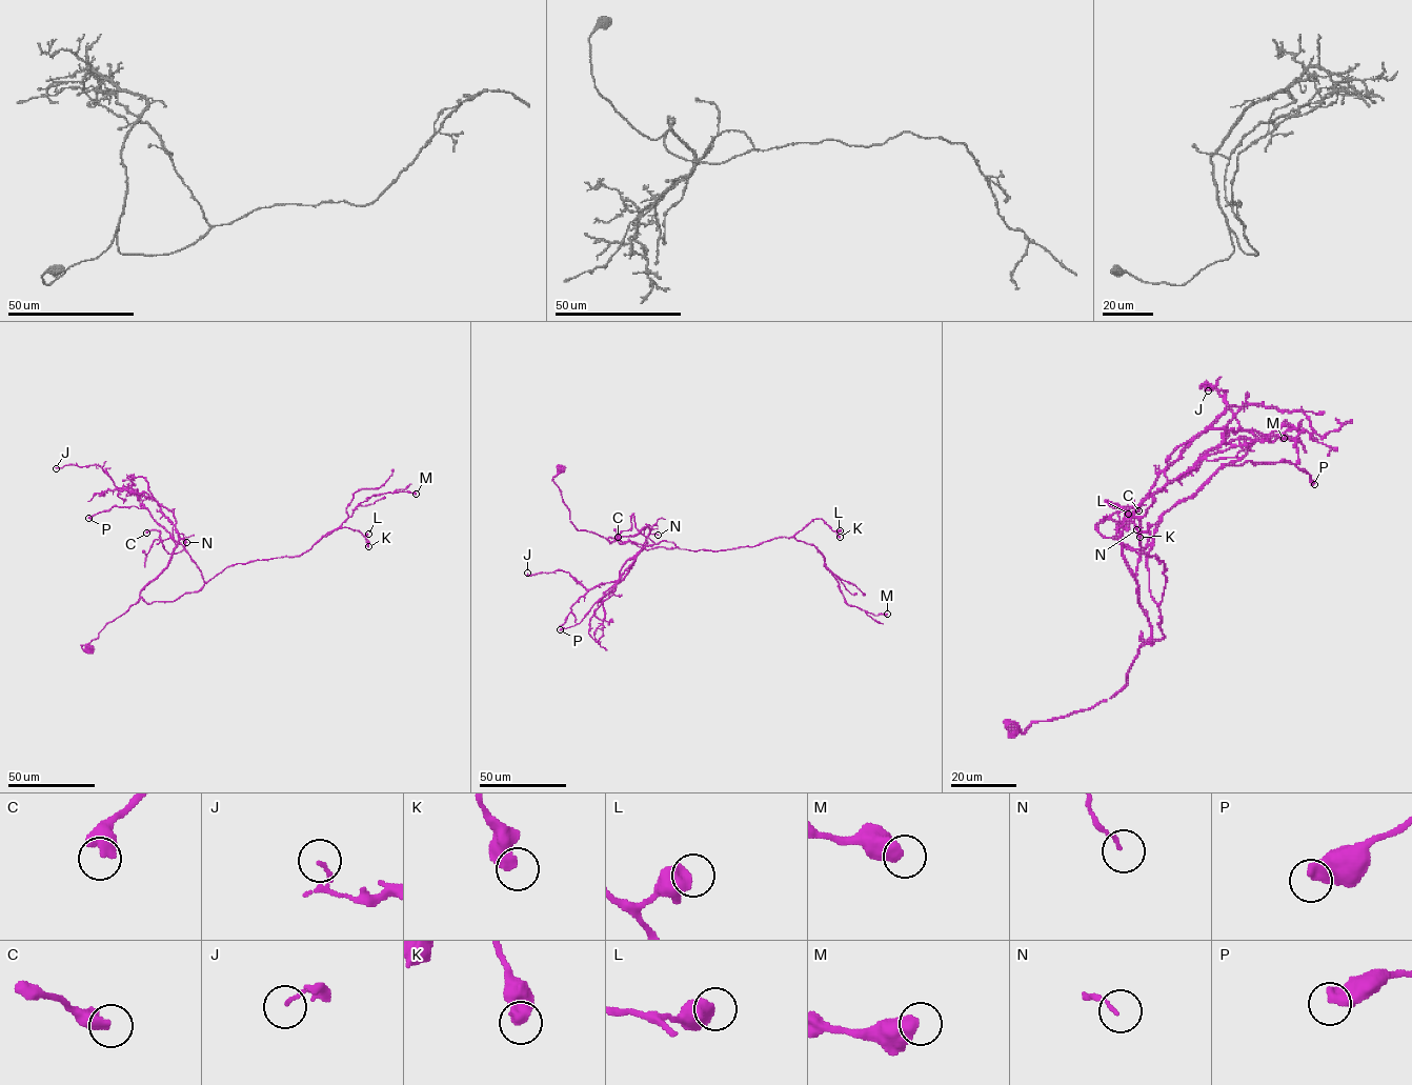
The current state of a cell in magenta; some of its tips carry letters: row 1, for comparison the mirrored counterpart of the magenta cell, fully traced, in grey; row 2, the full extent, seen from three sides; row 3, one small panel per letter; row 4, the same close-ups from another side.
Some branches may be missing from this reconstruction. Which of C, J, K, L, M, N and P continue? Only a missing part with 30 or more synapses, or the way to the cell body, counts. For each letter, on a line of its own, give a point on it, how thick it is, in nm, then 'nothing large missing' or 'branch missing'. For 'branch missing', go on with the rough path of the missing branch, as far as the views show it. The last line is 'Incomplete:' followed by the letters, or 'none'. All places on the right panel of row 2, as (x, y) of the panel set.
C: at (1138, 510); 480 nm thick; nothing large missing
J: at (1208, 390); 110 nm thick; nothing large missing
K: at (1140, 537); 550 nm thick; nothing large missing
L: at (1128, 514); 700 nm thick; nothing large missing
M: at (1284, 438); 600 nm thick; nothing large missing
N: at (1136, 529); 90 nm thick; nothing large missing
P: at (1314, 484); 600 nm thick; nothing large missing
Incomplete: none

